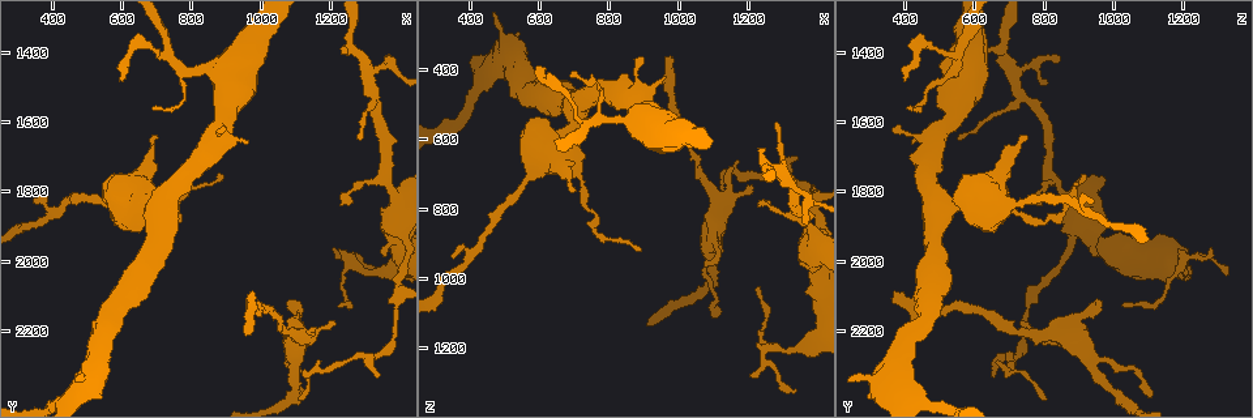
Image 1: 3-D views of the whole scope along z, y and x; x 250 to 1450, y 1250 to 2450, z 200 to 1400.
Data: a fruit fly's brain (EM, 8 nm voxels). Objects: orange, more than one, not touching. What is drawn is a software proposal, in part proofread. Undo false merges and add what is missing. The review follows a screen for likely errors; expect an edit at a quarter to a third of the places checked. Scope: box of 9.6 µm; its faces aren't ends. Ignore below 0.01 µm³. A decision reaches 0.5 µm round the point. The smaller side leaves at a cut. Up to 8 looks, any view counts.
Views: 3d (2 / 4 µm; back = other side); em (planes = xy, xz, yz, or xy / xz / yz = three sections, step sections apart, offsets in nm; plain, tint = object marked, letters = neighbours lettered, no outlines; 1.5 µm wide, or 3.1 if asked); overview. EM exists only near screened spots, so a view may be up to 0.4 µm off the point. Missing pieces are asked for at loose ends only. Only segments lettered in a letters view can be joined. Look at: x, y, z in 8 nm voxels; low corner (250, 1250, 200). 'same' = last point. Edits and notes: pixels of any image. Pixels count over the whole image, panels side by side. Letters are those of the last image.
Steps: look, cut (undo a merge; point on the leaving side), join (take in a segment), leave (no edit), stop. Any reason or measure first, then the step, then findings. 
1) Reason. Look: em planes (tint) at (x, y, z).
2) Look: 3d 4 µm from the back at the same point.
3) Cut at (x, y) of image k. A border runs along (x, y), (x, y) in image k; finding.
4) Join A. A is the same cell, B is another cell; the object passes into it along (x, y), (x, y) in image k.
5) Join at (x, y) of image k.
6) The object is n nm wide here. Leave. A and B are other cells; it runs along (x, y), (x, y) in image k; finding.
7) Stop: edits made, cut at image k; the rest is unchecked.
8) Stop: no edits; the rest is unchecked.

Tapers out. Look: 3d 2 µm at (1230, 2130, 1020).

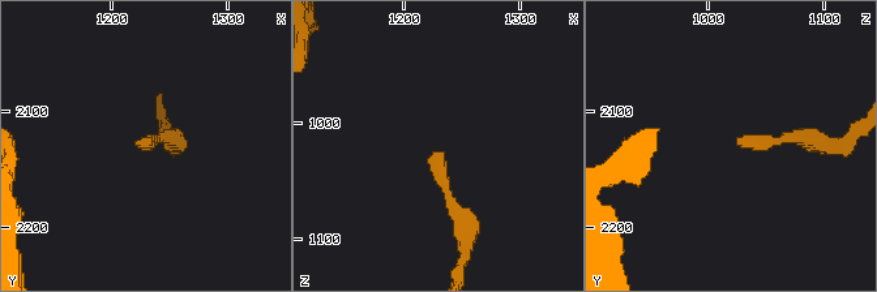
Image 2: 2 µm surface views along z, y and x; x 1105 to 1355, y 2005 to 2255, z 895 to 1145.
Need the tissue. Look: em planes (tint) at (1224, 2124, 1022).

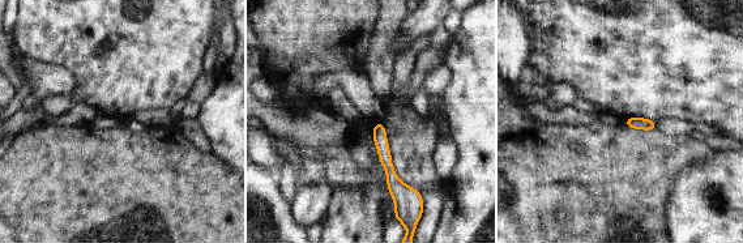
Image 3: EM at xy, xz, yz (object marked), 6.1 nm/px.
See the neighbours. Look: em planes (letters) at the same point.

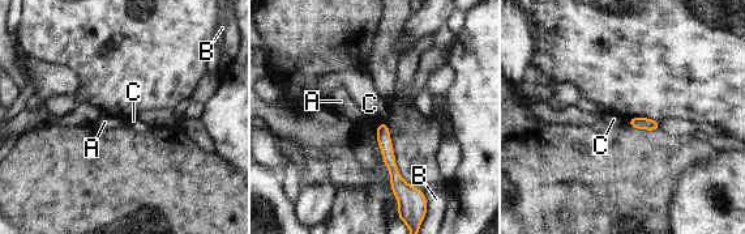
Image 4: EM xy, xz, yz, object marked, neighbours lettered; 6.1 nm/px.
Leave. A, B and C are other cells; it runs along (381, 127), (398, 194) in image 4; no lettered segment goes on from it.

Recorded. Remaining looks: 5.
Branch stops here. Look: 3d 2 µm at (980, 2080, 370).

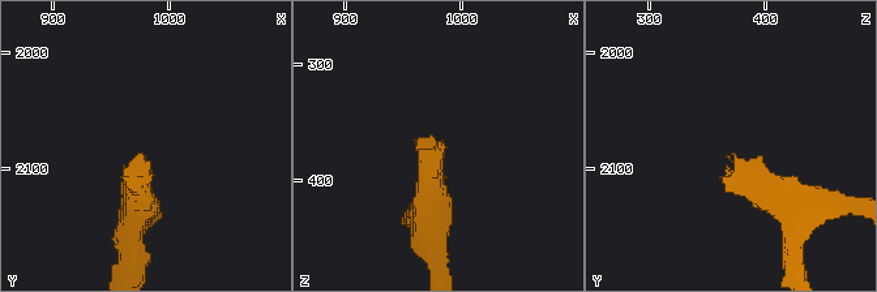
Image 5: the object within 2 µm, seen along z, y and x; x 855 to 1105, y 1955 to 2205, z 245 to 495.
Look: em planes (plain) at (980, 2086, 372).

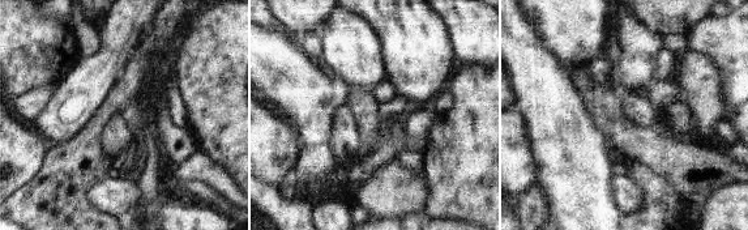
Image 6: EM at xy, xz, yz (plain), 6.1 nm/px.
See the neighbours. Look: em planes (letters) at the same point.

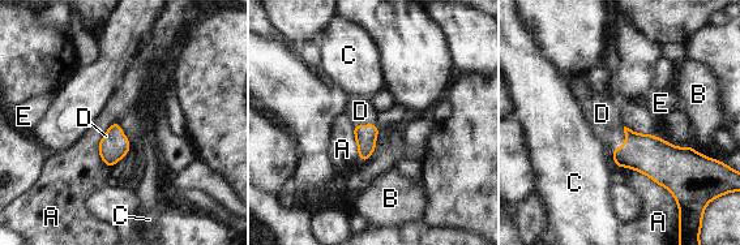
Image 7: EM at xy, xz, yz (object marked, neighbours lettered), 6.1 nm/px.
The object is 110 nm wide here. Join D. D is the same cell, A, B, C and E are other cells; the object passes into it along (655, 158), (624, 142), (602, 114) in image 7; it goes on there.

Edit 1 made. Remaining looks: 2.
Free end. Look: em xy step 8 (tint) at (1320, 2030, 1330).

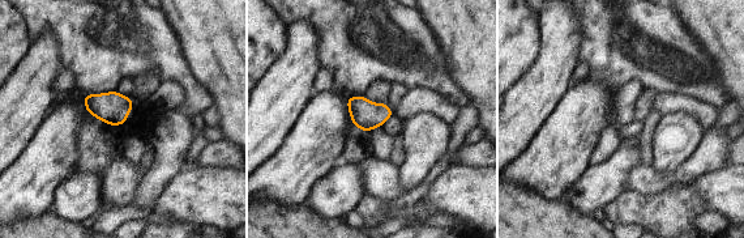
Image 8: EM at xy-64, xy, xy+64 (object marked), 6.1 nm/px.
Another direction. Look: em xz step 4 (letters) at the same point.

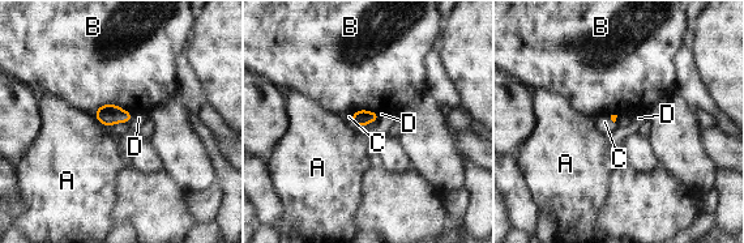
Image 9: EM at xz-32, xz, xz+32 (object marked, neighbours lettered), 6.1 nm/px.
Leave. A, B, C and D are other cells; a border runs along (92, 114), (108, 128) in image 9; none of them fits.

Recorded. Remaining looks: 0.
Stop: edits made, join at image 7; the rest is unchecked.

